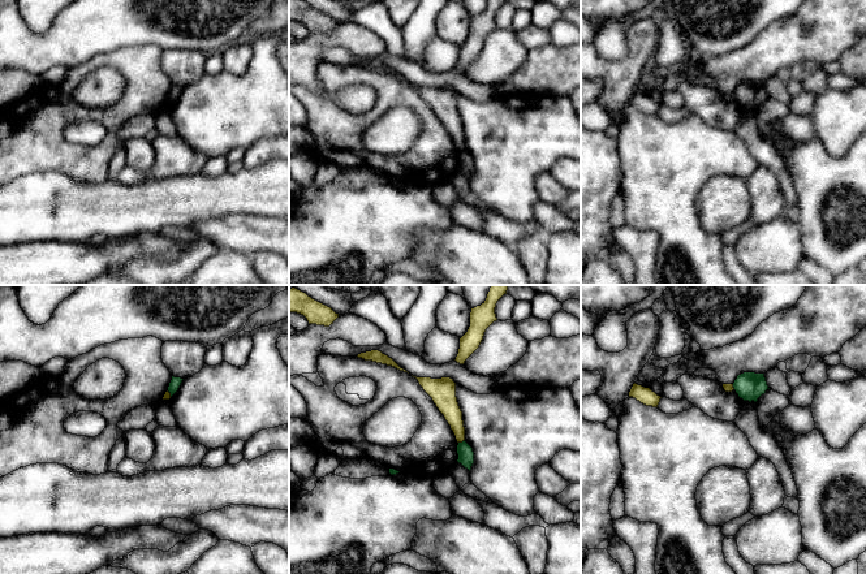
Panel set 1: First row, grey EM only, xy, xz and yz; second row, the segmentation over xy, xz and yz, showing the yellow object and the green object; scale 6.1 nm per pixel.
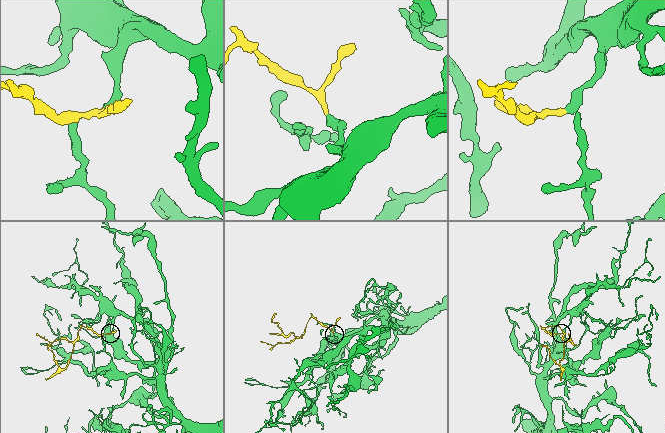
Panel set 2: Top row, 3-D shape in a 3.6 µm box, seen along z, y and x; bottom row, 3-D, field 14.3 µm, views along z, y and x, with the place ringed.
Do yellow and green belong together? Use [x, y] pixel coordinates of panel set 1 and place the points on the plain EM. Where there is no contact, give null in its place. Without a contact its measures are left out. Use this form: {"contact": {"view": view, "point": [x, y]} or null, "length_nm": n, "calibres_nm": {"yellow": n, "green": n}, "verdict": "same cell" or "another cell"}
{"contact": {"view": "xz", "point": [461, 150]}, "length_nm": 50, "calibres_nm": {"yellow": 130, "green": 100}, "verdict": "another cell"}

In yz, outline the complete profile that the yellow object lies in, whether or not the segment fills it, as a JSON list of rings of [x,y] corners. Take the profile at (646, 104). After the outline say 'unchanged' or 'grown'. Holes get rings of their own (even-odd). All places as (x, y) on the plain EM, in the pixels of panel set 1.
[[[636,91],[633,92],[633,95],[629,100],[629,105],[633,105],[637,109],[639,109],[641,112],[643,112],[646,115],[652,115],[652,116],[658,116],[660,107],[662,107],[655,100],[652,100],[650,96],[645,96]]]; unchanged

